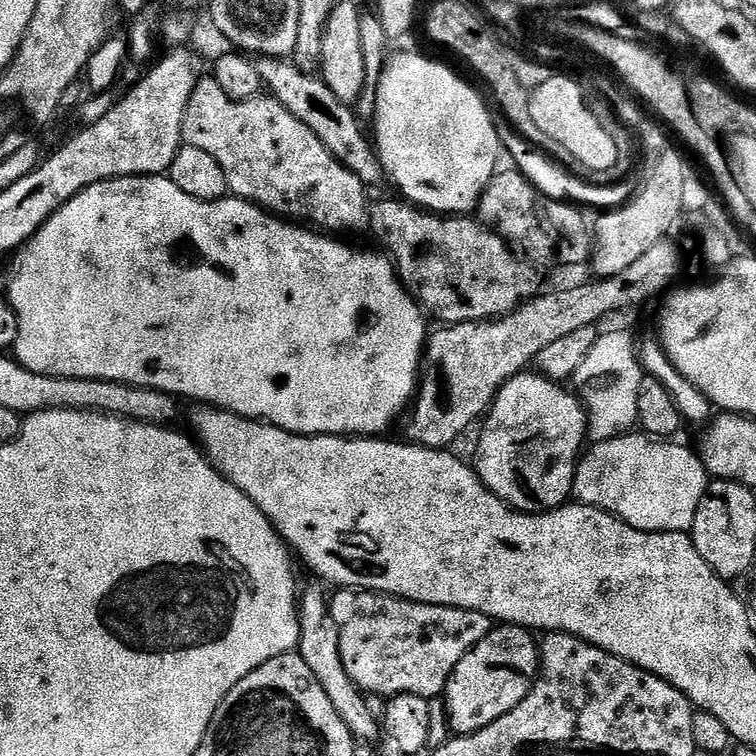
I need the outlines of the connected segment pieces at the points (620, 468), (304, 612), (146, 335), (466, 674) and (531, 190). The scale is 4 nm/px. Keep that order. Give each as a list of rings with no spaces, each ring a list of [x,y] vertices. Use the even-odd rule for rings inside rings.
[[[641,432],[595,441],[577,461],[573,497],[643,532],[689,533],[710,477],[693,449],[672,443]]]
[[[316,588],[303,589],[298,600],[298,615],[300,617],[300,636],[298,651],[300,657],[310,666],[314,678],[318,678],[318,686],[326,690],[326,698],[334,702],[334,710],[338,710],[338,718],[346,722],[353,737],[360,742],[376,742],[372,740],[381,739],[381,721],[372,714],[372,708],[367,704],[365,693],[353,683],[346,674],[344,663],[340,658],[340,631],[332,617],[329,601]]]
[[[164,174],[100,180],[72,196],[70,202],[59,208],[15,257],[16,269],[8,280],[6,293],[18,322],[14,359],[26,370],[47,376],[98,378],[106,382],[133,384],[139,388],[153,388],[167,392],[173,398],[185,396],[188,400],[196,400],[192,402],[197,405],[221,408],[245,416],[247,420],[264,421],[299,436],[379,437],[387,433],[384,431],[403,412],[405,415],[406,409],[413,403],[430,335],[429,321],[424,309],[405,290],[396,275],[395,264],[387,255],[363,252],[340,240],[343,239],[269,214],[260,205],[248,200],[190,198],[186,190],[178,190],[172,179]]]
[[[500,624],[493,627],[492,632],[486,634],[486,638],[478,642],[478,646],[471,648],[450,674],[442,697],[448,710],[449,729],[458,736],[471,736],[473,732],[490,726],[490,722],[502,718],[502,714],[514,710],[514,706],[518,706],[518,702],[522,702],[522,698],[526,698],[532,688],[539,666],[538,640],[529,629],[519,628],[517,624]]]
[[[500,170],[492,177],[480,195],[479,219],[497,232],[521,260],[537,270],[587,265],[592,255],[593,237],[584,236],[584,216],[580,213],[583,211],[564,200],[541,195],[521,171],[511,171]]]

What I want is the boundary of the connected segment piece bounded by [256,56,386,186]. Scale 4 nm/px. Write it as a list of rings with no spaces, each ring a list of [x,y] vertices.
[[[260,56],[256,60],[256,69],[267,95],[286,106],[298,122],[306,122],[322,141],[322,146],[326,146],[326,150],[330,150],[330,154],[334,154],[334,158],[338,158],[338,162],[342,162],[365,186],[385,183],[386,173],[380,167],[373,141],[360,129],[361,117],[349,105],[334,98],[334,90],[330,90],[319,75],[303,72],[295,63],[281,62],[275,56]]]

